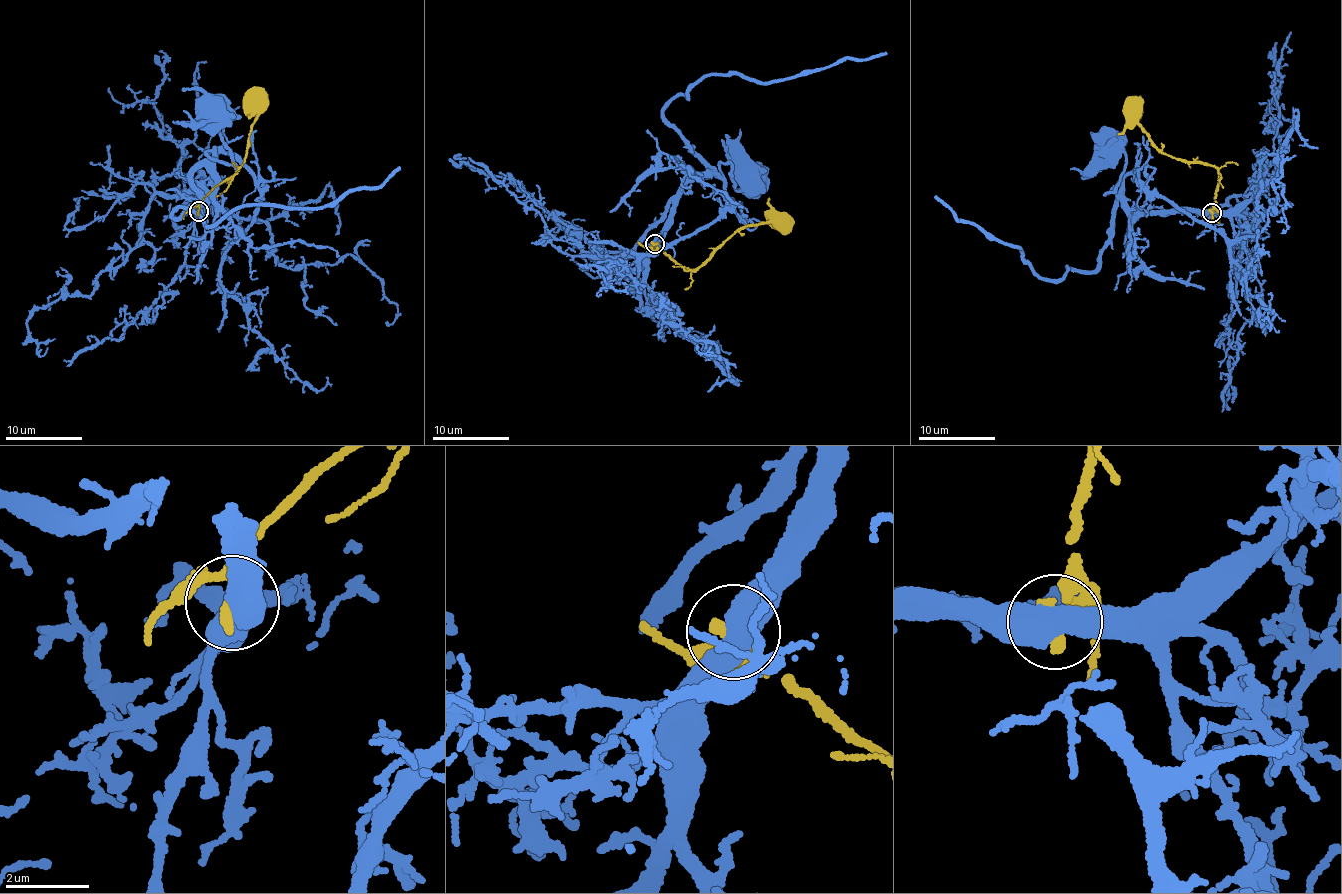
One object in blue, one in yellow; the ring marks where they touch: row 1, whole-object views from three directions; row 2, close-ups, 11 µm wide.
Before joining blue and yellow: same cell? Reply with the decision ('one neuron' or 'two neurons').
two neurons

